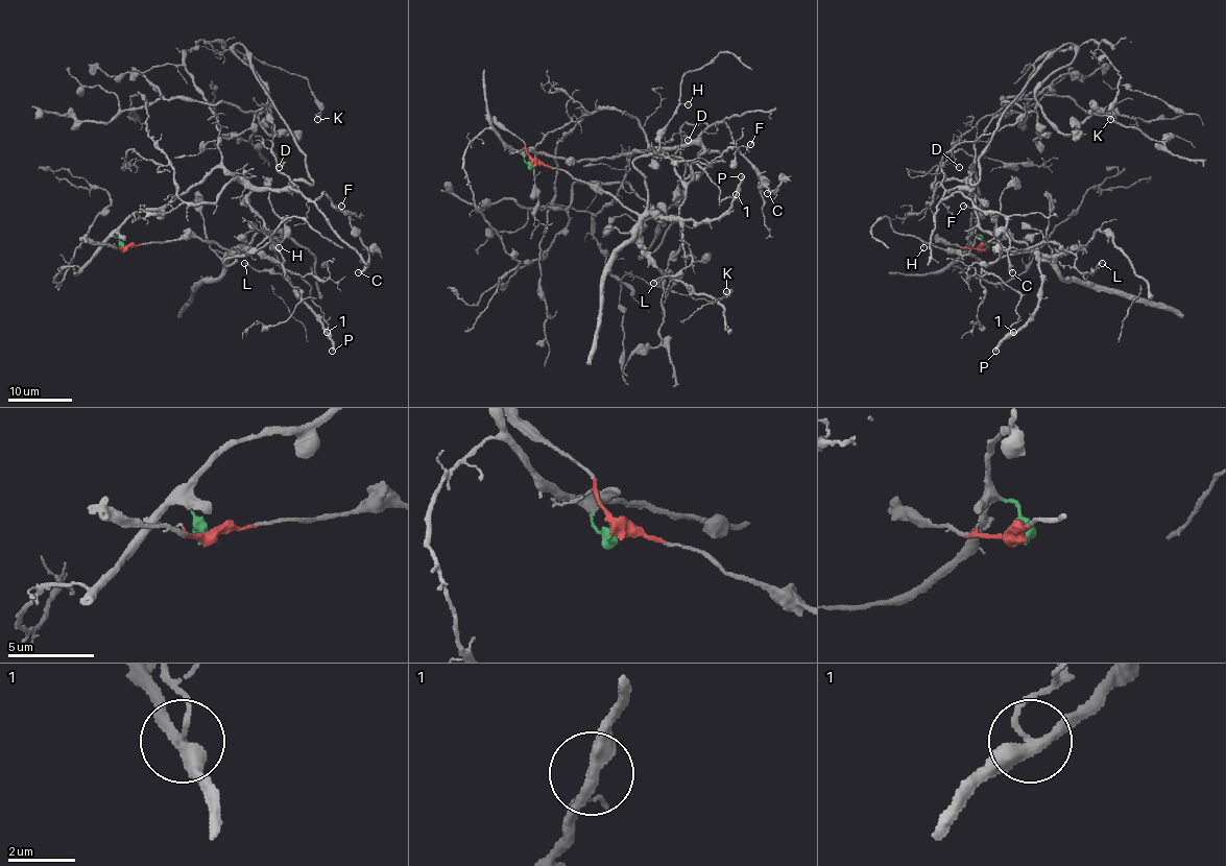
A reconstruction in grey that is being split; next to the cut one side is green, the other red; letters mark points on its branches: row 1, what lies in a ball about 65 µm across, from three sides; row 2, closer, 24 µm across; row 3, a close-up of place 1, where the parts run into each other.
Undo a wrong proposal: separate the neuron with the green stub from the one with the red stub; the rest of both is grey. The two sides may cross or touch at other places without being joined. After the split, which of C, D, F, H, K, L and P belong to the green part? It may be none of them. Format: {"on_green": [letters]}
{"on_green": ["C", "D", "F", "K", "L"]}

